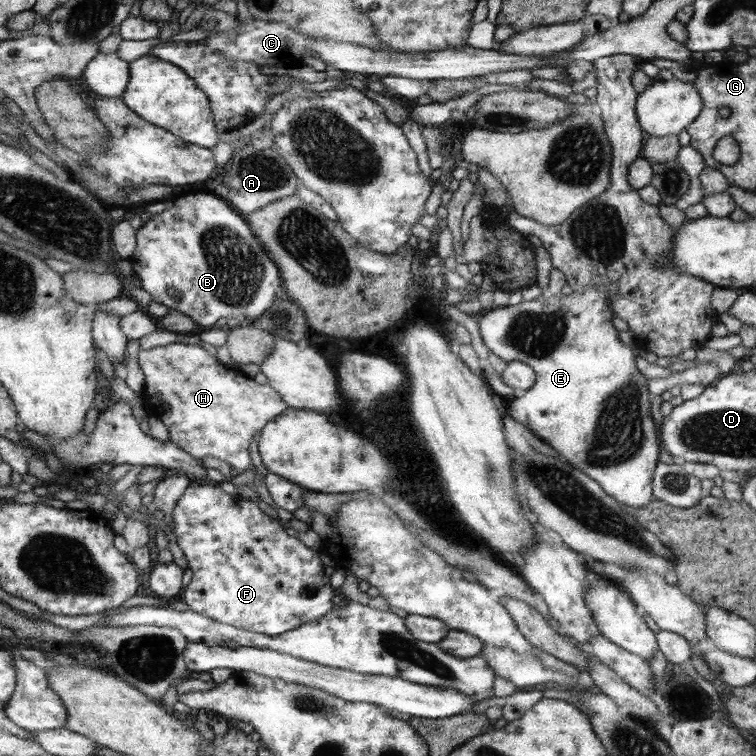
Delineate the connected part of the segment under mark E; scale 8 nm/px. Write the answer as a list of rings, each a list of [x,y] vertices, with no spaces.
[[[590,285],[590,288],[579,290],[576,292],[571,289],[571,294],[560,295],[541,295],[536,300],[530,302],[520,302],[516,306],[498,307],[488,313],[480,315],[479,331],[484,344],[502,360],[507,363],[512,360],[520,360],[528,364],[537,375],[534,386],[520,397],[513,397],[505,400],[507,415],[514,420],[528,427],[542,441],[548,443],[554,451],[570,463],[574,468],[581,470],[589,475],[596,482],[601,483],[606,494],[617,499],[618,503],[626,507],[644,508],[654,499],[653,496],[653,476],[654,469],[658,464],[658,452],[660,452],[660,444],[658,444],[658,434],[656,434],[656,424],[650,416],[650,391],[648,391],[649,380],[644,377],[636,368],[636,352],[632,351],[629,345],[622,344],[618,340],[618,330],[612,326],[612,318],[614,317],[613,306],[610,304],[609,296],[607,296],[607,285]]]

